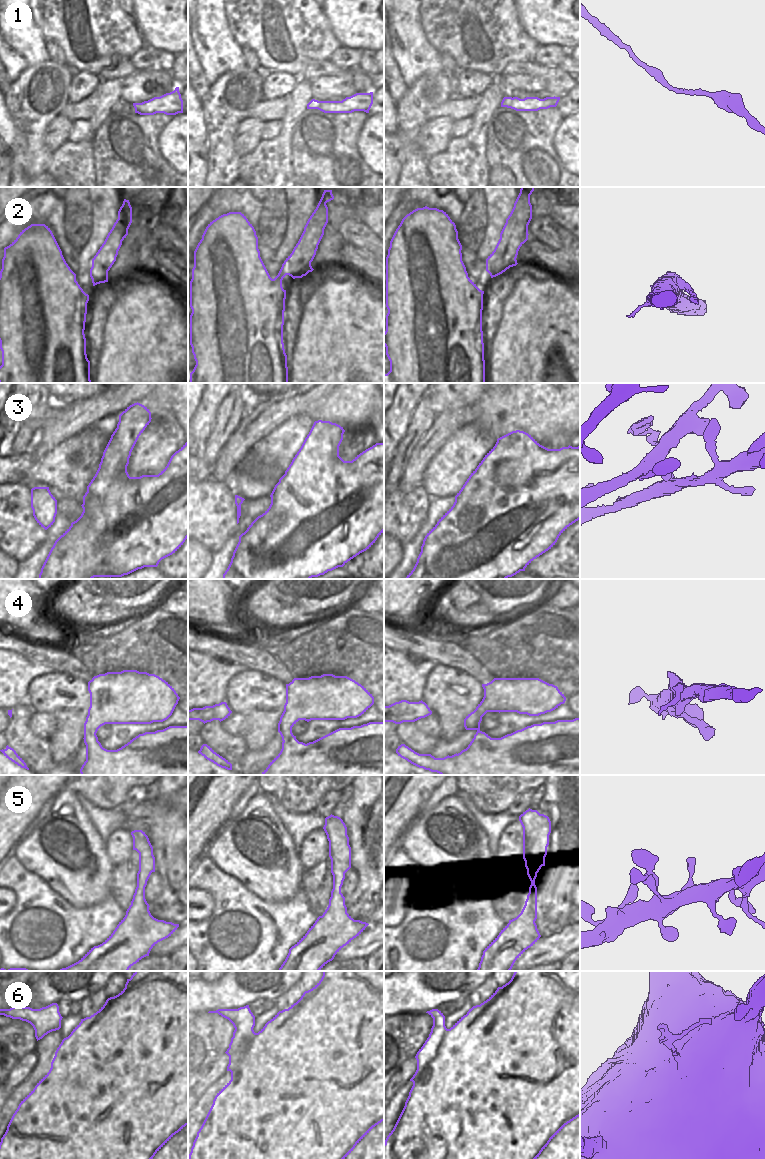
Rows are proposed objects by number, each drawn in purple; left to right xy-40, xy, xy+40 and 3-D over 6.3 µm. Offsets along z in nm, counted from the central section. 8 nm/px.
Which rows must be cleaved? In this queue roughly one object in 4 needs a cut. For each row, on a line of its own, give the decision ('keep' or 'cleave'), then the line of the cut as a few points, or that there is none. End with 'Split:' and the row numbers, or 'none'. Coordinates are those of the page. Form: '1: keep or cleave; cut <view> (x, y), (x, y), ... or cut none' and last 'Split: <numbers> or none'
1: keep; cut none
2: keep; cut none
3: keep; cut none
4: cleave; cut xy-40 (97, 739), (86, 746)
5: keep; cut none
6: cleave; cut xy (255, 1033), (249, 1041), (245, 1034), (233, 1037)
Split: 4, 6

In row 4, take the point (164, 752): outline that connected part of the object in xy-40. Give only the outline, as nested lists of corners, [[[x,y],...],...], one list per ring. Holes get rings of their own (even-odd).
[[[188,725],[169,726],[155,732],[139,734],[117,750],[107,750],[98,740],[86,746],[86,761],[81,775],[188,775]]]

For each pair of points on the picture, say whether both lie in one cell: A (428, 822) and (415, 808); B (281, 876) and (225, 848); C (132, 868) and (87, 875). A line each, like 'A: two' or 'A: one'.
A: two
B: one
C: two

